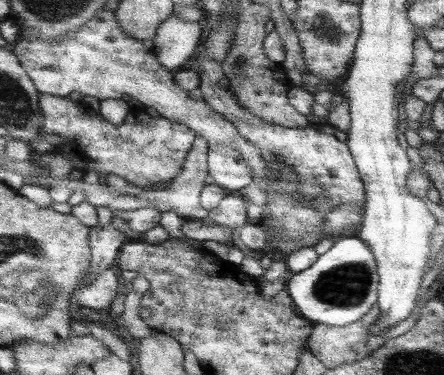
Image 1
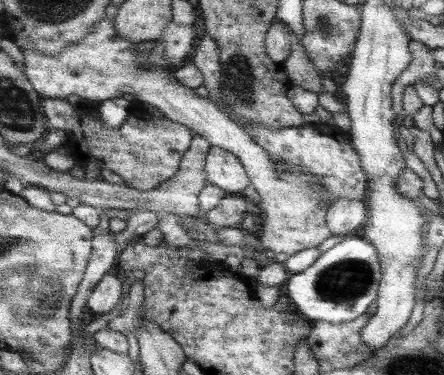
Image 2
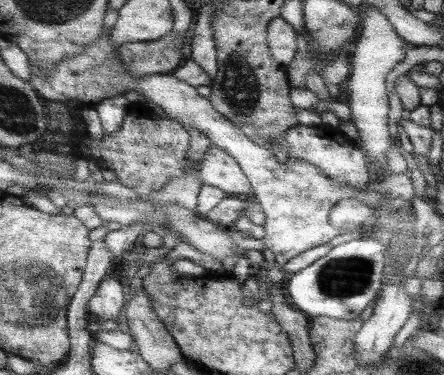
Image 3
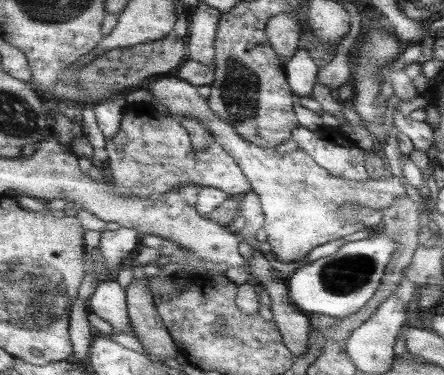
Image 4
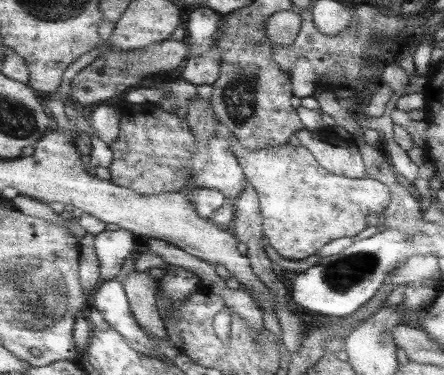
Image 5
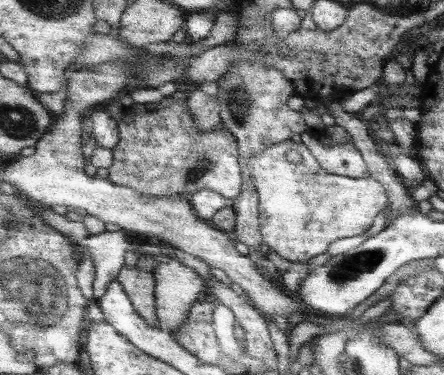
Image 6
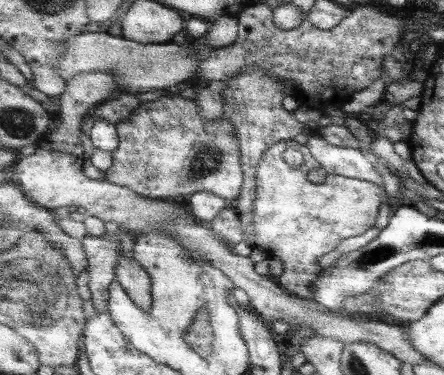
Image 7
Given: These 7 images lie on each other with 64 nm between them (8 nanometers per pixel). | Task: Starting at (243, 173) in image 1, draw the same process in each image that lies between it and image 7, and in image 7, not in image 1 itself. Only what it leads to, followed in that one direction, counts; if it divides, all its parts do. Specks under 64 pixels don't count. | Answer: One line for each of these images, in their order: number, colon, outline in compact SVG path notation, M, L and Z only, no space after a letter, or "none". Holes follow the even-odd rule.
2: M211 146L207 156L207 180L209 186L219 186L227 194L239 194L251 184L247 178L247 170L243 170L243 162L229 154L227 150Z
3: M211 146L209 152L203 156L197 178L201 178L205 186L215 186L227 192L227 196L253 196L251 182L247 182L247 176L243 174L243 170L239 170L239 162L217 146Z
4: M139 108L125 114L123 128L115 138L105 142L107 166L113 172L117 188L127 188L143 200L151 200L153 194L167 194L179 186L197 184L207 188L217 188L229 194L229 198L241 198L251 192L251 182L239 170L235 158L231 158L221 144L213 142L199 154L193 152L191 132L175 116L143 116Z
5: M145 104L145 114L137 112L123 118L121 134L109 148L115 158L111 166L111 182L143 196L211 188L223 192L225 200L237 200L243 188L247 188L247 178L239 166L239 160L231 148L227 148L223 136L197 142L191 126L185 122L185 116L177 110L165 112L157 106L157 112L153 112L151 104L149 110Z
6: M177 100L167 104L133 106L145 108L145 114L121 118L121 140L115 146L115 164L109 168L109 182L133 188L145 196L193 196L199 190L221 192L223 200L233 202L243 192L243 170L237 142L225 128L201 132L195 124L191 108Z
7: M165 94L155 102L143 102L133 116L119 122L121 144L113 152L113 166L105 174L105 180L121 188L129 188L147 196L149 200L181 200L197 192L213 192L223 200L237 200L243 188L243 170L239 160L239 140L227 118L215 122L215 128L207 126L199 106L193 100L185 100L179 94Z

